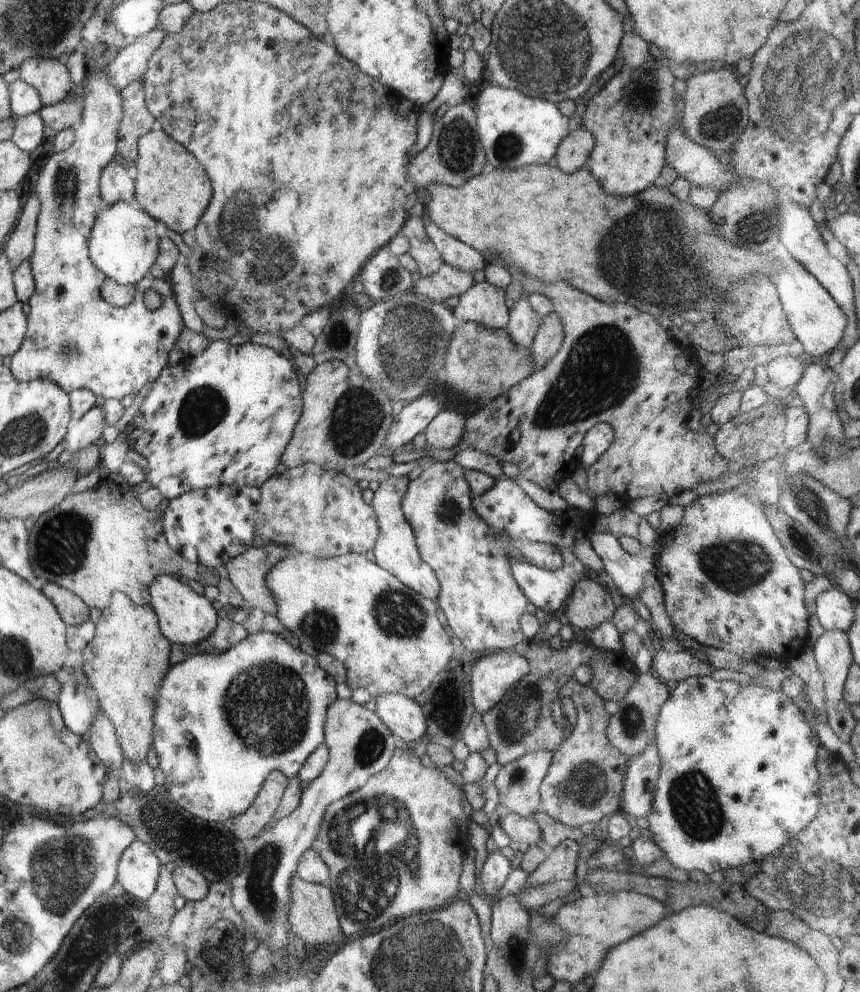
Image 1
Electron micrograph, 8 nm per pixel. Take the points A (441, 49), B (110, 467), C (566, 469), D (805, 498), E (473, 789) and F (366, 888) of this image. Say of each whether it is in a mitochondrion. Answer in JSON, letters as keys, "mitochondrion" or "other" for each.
{"A":"other","B":"other","C":"other","D":"mitochondrion","E":"other","F":"mitochondrion"}

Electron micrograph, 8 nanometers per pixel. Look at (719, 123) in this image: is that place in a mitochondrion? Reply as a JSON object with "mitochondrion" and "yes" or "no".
{"mitochondrion":"yes"}

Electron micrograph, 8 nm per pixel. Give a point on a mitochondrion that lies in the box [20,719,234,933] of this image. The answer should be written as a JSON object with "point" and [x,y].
{"point":[63,868]}

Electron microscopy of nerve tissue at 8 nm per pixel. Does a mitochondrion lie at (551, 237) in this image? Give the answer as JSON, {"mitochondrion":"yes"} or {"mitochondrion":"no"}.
{"mitochondrion":"no"}

